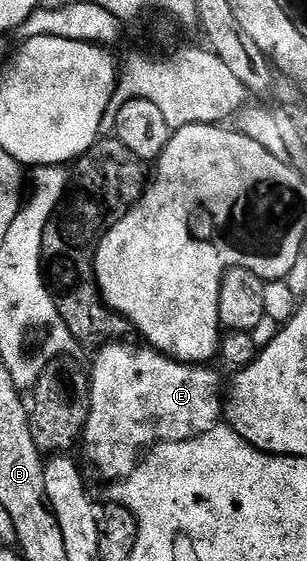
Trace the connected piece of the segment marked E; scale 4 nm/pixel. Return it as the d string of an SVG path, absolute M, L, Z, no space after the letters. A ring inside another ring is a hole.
M117 342L106 344L95 353L96 361L90 364L92 397L88 420L84 423L82 448L94 467L100 468L100 476L107 482L119 482L130 475L140 463L142 454L153 445L164 442L182 442L206 434L222 420L222 384L212 366L190 364L174 360L154 348L139 343Z

